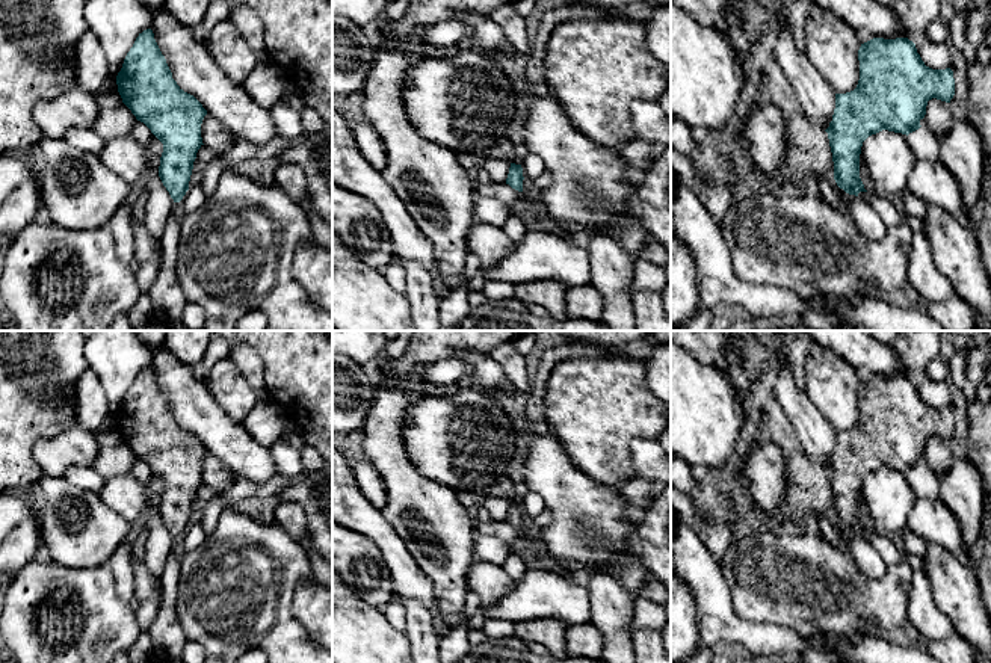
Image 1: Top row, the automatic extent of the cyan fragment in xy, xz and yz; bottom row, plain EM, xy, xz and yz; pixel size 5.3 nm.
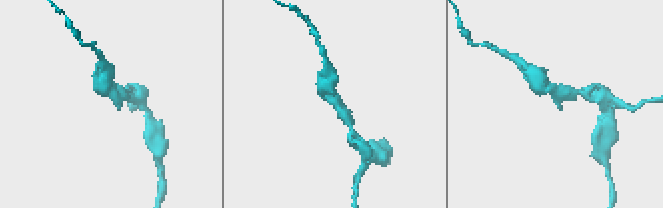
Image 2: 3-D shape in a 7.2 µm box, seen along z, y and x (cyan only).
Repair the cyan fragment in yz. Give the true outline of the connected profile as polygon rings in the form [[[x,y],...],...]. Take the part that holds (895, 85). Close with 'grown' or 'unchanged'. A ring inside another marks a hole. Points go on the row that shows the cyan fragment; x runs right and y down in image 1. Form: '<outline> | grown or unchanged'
[[[873,38],[858,50],[860,80],[854,91],[835,94],[828,133],[834,180],[858,196],[867,192],[860,178],[863,142],[882,130],[909,134],[918,130],[932,98],[950,103],[955,79],[950,68],[925,65],[908,38]]] | unchanged

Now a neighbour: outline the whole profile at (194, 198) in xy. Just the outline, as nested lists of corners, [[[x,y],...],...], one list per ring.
[[[201,183],[189,187],[183,199],[180,201],[183,216],[192,213],[198,207],[201,207],[205,201],[205,195],[202,192]]]

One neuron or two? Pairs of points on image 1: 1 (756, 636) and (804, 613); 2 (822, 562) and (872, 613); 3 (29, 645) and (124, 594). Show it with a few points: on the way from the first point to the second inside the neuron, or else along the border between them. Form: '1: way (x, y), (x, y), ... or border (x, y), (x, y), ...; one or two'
1: border (745, 619), (778, 624), (807, 636); two
2: way (833, 574), (860, 601); one
3: border (106, 564), (115, 582), (115, 594), (127, 601); two

